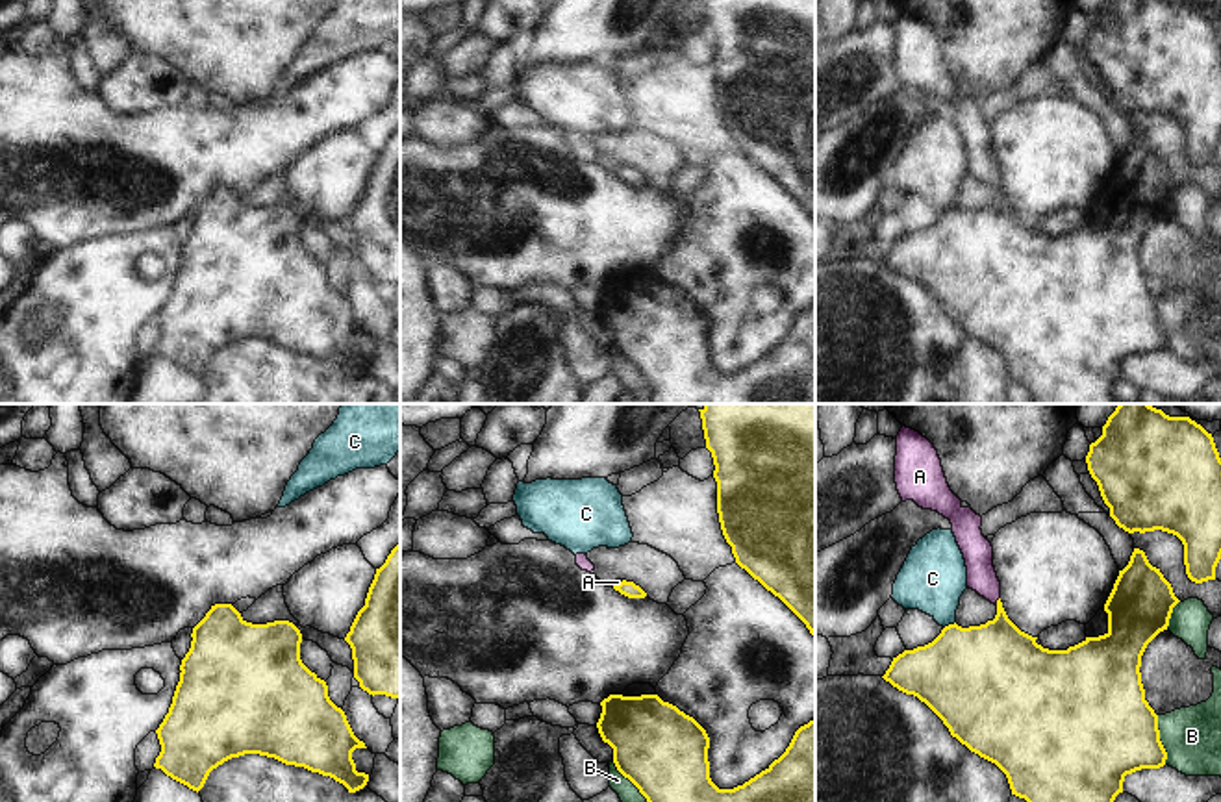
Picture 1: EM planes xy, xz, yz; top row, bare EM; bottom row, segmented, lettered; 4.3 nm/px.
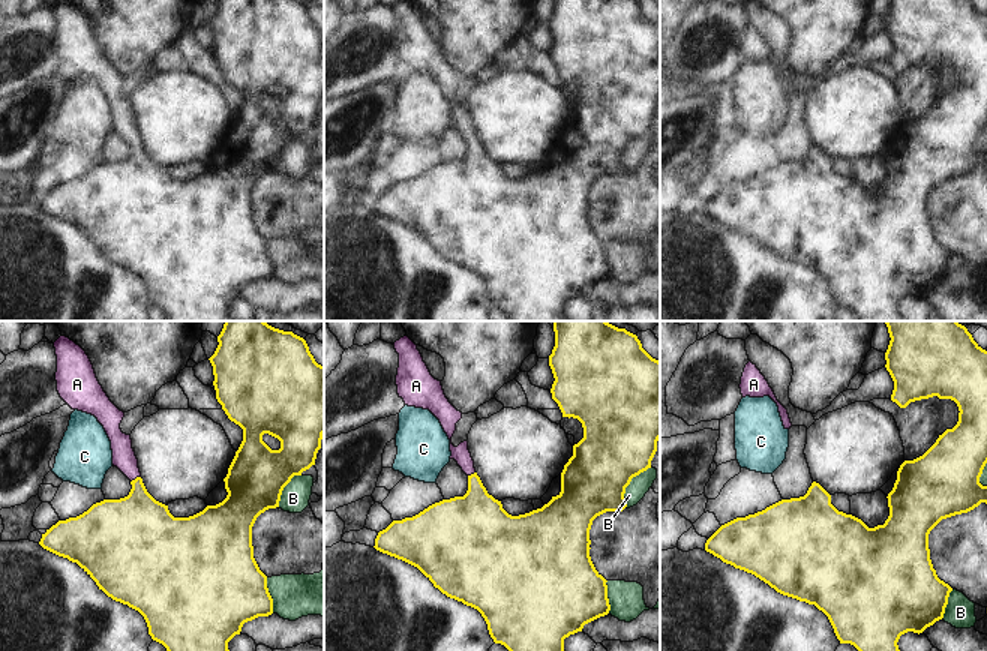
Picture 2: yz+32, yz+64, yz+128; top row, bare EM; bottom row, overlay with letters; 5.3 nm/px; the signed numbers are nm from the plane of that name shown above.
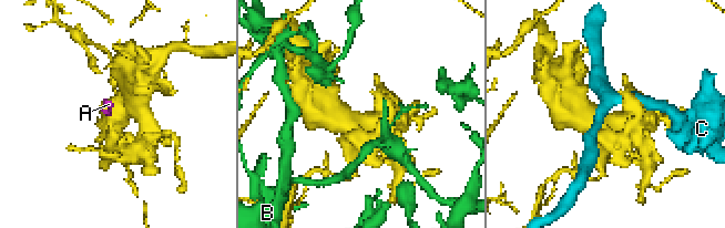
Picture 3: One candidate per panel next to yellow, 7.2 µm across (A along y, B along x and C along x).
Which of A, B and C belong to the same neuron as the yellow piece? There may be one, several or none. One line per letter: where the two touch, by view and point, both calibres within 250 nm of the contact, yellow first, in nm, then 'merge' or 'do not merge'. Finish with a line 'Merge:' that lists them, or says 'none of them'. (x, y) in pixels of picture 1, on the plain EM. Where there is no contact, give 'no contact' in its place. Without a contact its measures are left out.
A: yz (997, 186) | 320/130 nm | merge
B: xz (638, 373) | 380/90 nm | do not merge
C: yz (949, 210) | 440/280 nm | do not merge
Merge: A

